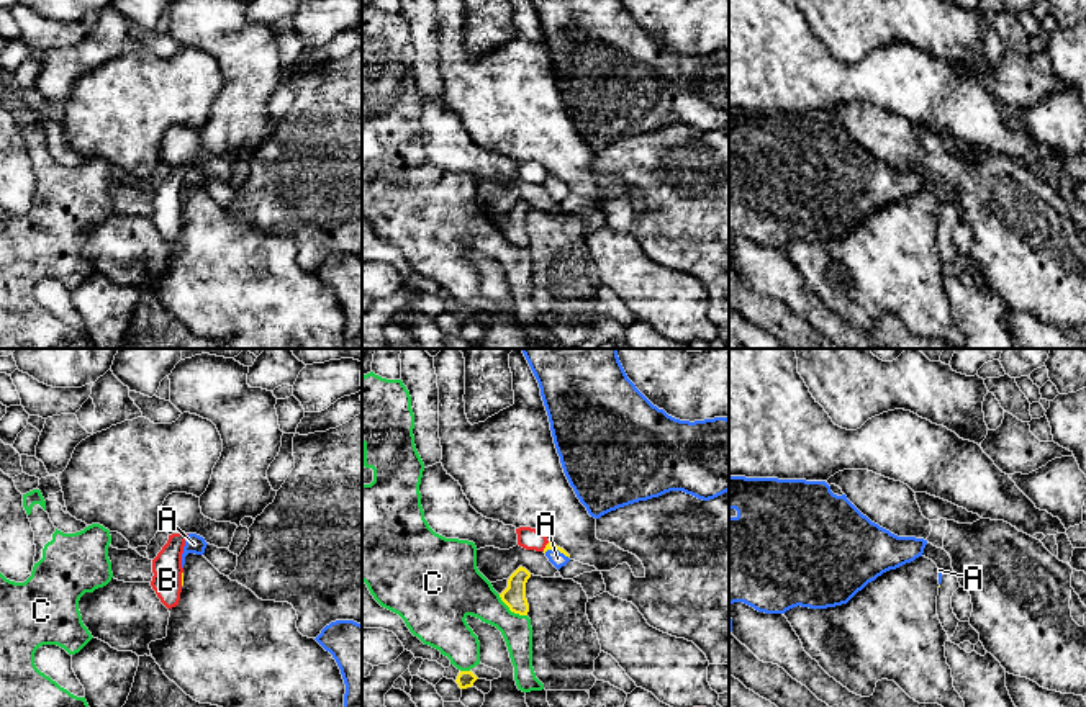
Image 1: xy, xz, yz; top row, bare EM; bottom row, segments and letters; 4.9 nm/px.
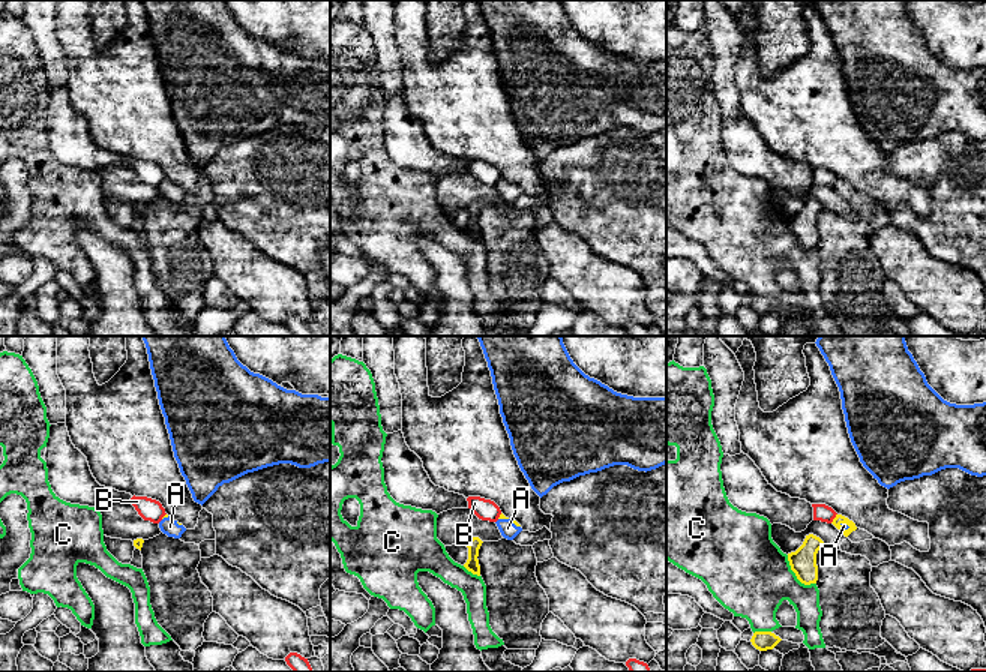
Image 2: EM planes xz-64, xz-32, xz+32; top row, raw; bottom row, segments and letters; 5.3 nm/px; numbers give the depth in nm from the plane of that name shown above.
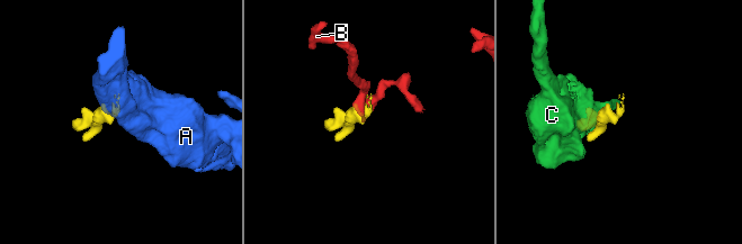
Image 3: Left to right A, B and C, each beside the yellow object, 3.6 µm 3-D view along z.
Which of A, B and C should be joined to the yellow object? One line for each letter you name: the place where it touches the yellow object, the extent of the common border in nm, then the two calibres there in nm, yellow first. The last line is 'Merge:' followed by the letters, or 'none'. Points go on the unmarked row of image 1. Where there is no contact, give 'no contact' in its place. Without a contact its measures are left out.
A: contact xz (557, 182); length 130 nm; calibres 40 and 70 nm
Merge: A

